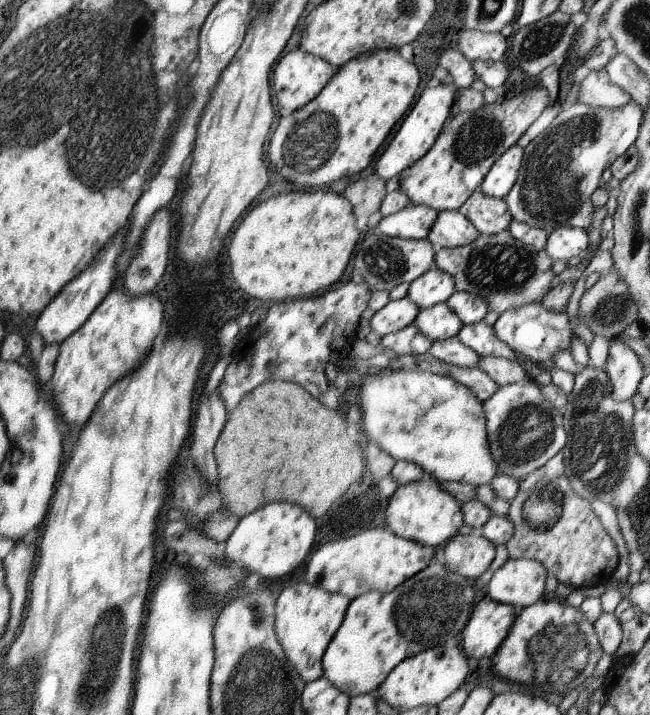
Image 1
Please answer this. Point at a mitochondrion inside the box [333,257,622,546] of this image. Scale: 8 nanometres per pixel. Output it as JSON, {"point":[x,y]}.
{"point":[527,430]}

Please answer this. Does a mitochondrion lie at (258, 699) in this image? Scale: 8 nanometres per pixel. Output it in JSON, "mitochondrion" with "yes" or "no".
{"mitochondrion":"yes"}

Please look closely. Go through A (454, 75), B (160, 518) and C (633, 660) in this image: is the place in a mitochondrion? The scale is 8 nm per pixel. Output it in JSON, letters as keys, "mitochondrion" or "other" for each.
{"A":"other","B":"other","C":"other"}

